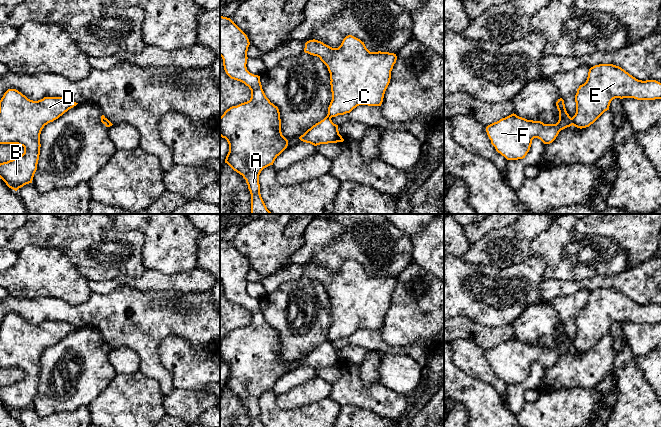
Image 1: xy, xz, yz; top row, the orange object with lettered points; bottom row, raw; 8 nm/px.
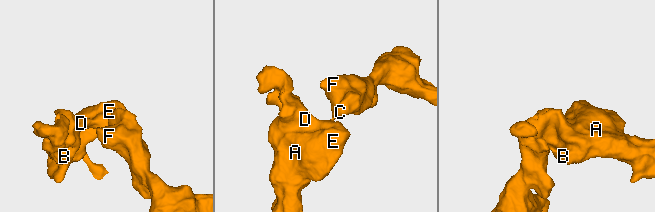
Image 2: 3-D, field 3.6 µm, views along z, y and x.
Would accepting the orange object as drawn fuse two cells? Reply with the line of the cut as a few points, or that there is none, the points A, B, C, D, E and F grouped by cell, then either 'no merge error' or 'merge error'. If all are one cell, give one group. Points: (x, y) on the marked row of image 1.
yz (570, 118), (572, 124) | A B D E / C F | merge error

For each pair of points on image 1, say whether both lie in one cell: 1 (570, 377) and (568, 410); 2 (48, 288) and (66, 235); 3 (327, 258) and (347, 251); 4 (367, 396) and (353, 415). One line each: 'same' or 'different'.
1: different
2: different
3: same
4: different

